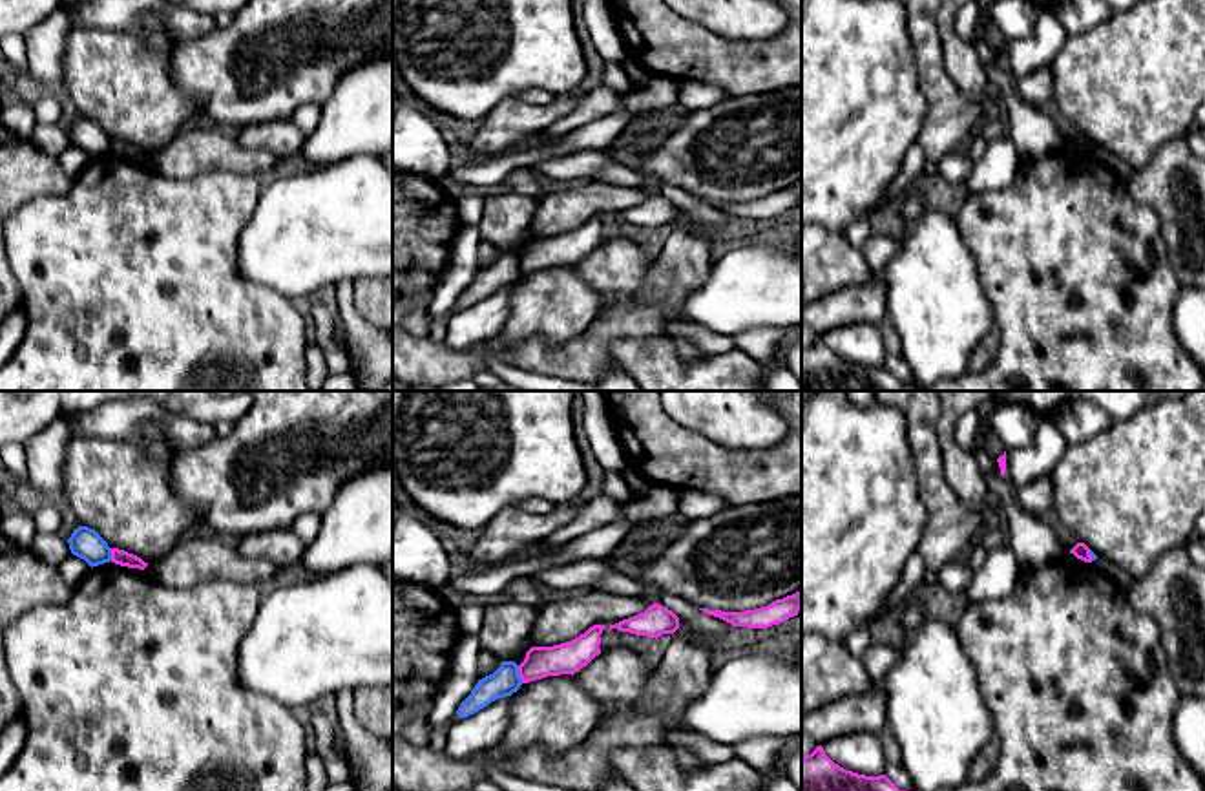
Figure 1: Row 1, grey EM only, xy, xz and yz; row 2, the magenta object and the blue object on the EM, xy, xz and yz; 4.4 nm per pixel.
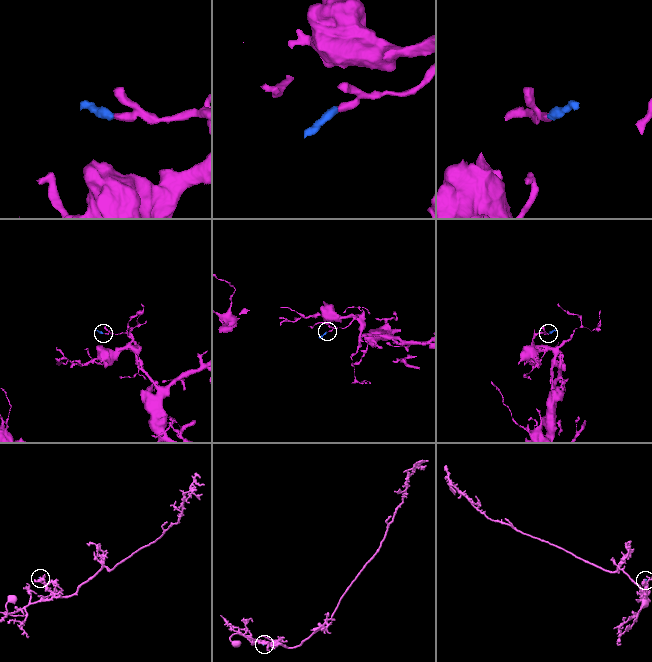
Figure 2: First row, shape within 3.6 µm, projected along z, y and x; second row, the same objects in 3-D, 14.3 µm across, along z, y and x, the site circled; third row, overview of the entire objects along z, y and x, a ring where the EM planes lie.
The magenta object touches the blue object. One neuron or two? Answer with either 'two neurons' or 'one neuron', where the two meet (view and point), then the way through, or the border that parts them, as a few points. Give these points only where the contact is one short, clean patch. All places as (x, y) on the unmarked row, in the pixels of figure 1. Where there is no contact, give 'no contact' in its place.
two neurons; contact xz (519, 265); border xz (517, 256), (517, 265), (523, 273)

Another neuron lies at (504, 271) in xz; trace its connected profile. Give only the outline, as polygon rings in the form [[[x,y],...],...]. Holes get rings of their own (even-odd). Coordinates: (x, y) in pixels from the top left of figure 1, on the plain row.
[[[502,252],[493,265],[478,270],[471,285],[460,294],[456,305],[458,309],[467,309],[491,292],[511,287],[520,276],[519,256],[515,252]]]

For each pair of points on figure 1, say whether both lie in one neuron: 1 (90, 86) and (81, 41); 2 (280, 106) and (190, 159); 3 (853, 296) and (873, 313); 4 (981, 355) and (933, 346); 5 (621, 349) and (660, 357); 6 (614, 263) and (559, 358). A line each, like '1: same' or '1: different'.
1: same
2: different
3: same
4: different
5: same
6: same

